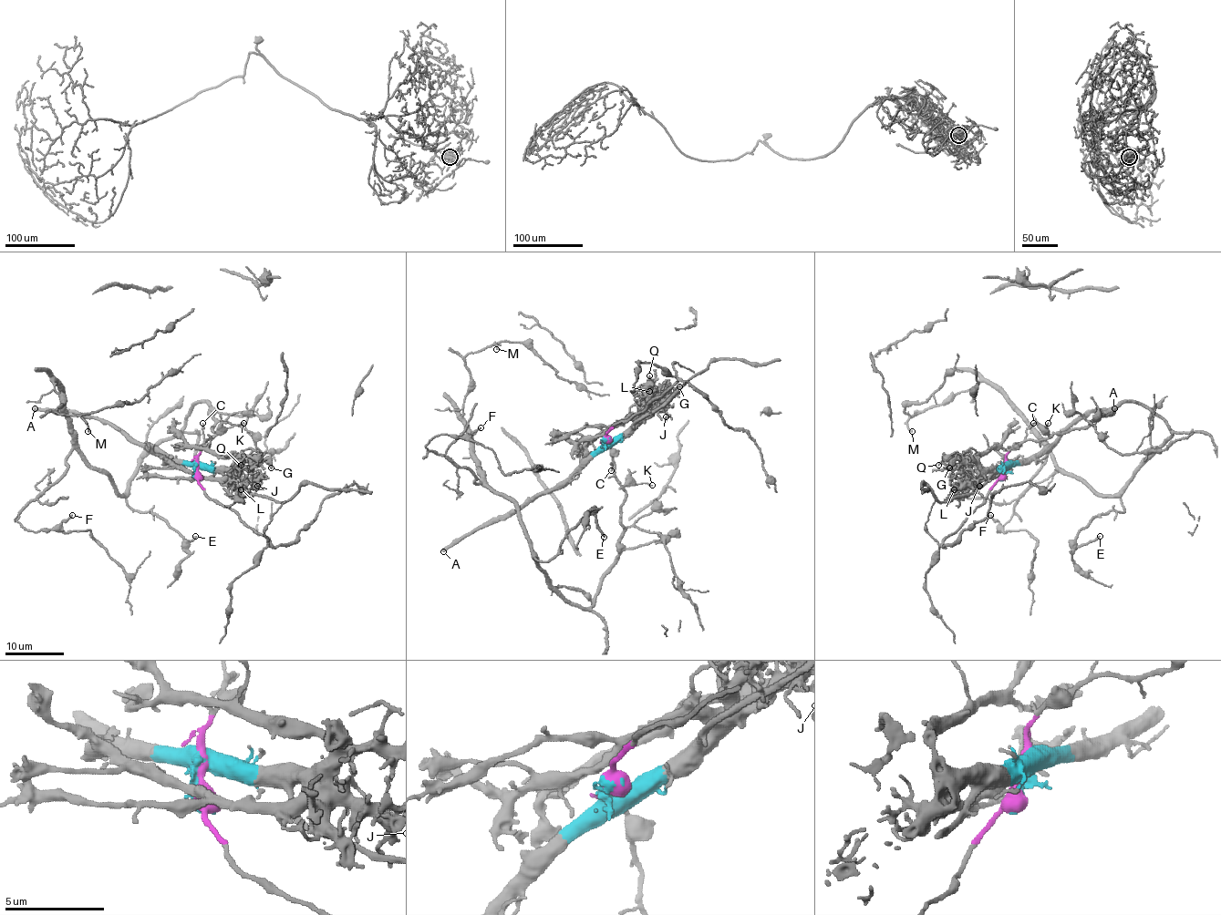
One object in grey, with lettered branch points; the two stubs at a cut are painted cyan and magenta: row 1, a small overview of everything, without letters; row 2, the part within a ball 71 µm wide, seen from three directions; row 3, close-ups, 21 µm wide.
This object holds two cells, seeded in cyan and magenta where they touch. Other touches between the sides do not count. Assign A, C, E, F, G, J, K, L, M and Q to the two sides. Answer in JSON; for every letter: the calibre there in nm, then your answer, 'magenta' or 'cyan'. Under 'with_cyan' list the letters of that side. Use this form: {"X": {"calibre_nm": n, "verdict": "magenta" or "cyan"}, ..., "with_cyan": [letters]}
{"A": {"calibre_nm": 400, "verdict": "cyan"}, "C": {"calibre_nm": 90, "verdict": "magenta"}, "E": {"calibre_nm": 220, "verdict": "magenta"}, "F": {"calibre_nm": 150, "verdict": "magenta"}, "G": {"calibre_nm": 280, "verdict": "cyan"}, "J": {"calibre_nm": 150, "verdict": "cyan"}, "K": {"calibre_nm": 110, "verdict": "magenta"}, "L": {"calibre_nm": 130, "verdict": "cyan"}, "M": {"calibre_nm": 150, "verdict": "magenta"}, "Q": {"calibre_nm": 180, "verdict": "cyan"}, "with_cyan": ["A", "G", "J", "L", "Q"]}

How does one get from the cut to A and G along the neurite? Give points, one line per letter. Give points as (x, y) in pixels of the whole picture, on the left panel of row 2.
A: (197, 473), (191, 466), (173, 464), (134, 439), (128, 439), (96, 417), (34, 408)
G: (197, 473), (198, 468), (233, 468), (239, 462), (265, 459), (272, 468)

